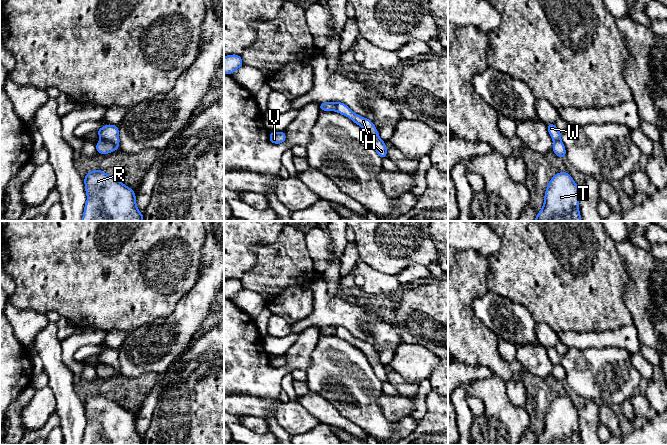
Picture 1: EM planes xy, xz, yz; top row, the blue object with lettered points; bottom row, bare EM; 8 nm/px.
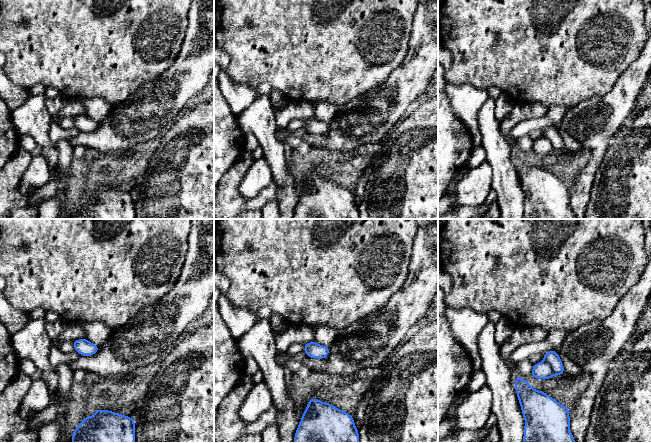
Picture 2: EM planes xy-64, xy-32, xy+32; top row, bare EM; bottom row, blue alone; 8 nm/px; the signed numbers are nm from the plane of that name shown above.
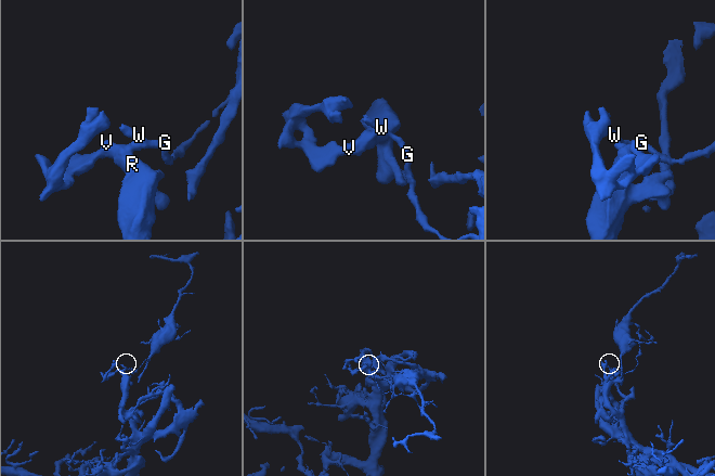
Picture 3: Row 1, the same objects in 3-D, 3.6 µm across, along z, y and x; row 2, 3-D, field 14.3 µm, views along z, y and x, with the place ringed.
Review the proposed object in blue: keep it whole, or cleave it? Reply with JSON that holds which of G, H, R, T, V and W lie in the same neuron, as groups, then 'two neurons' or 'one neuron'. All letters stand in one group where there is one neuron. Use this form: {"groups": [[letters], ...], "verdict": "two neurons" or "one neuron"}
{"groups": [["G", "H", "W"], ["R", "T", "V"]], "verdict": "two neurons"}

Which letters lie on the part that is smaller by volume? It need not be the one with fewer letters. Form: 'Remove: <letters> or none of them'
Remove: G, H, W

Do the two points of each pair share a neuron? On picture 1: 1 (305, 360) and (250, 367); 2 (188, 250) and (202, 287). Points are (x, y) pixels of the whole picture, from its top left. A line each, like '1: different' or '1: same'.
1: same
2: different

